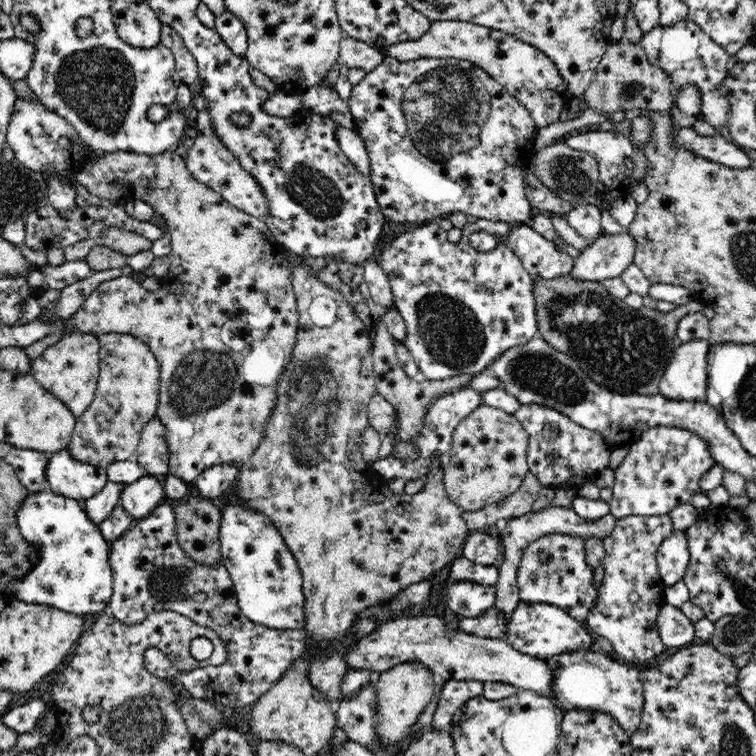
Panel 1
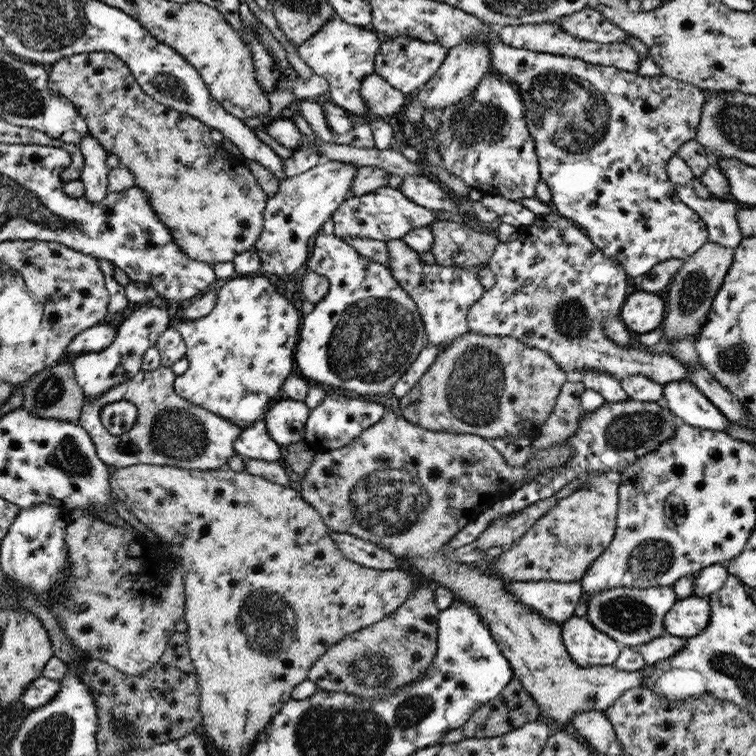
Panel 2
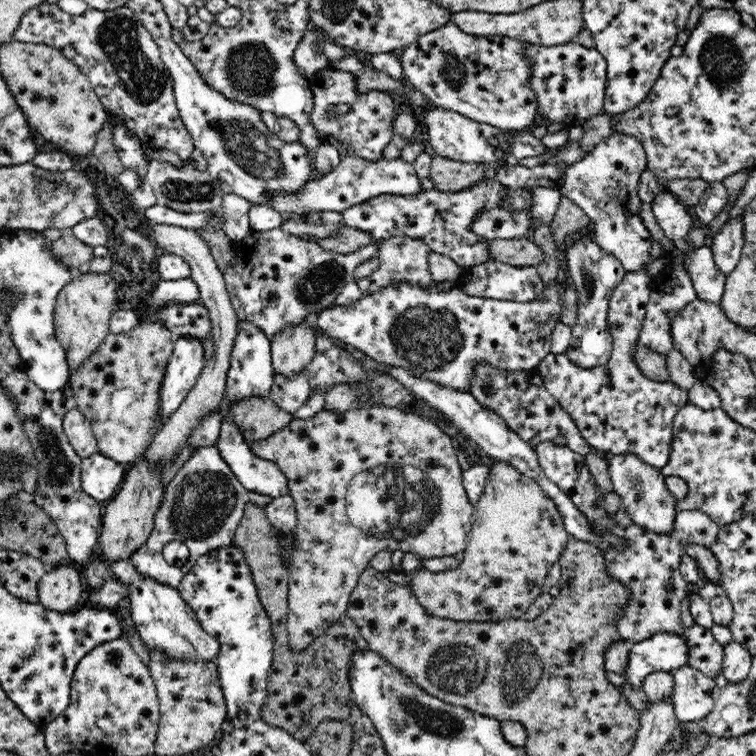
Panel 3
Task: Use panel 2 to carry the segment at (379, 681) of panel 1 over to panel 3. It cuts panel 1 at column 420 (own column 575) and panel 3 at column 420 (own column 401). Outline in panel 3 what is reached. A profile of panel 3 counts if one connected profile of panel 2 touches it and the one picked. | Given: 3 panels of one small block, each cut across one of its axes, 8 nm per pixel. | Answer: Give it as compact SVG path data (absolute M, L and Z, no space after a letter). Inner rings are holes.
M364 406L346 412L328 412L322 408L315 416L307 419L293 418L288 426L264 440L250 441L250 449L264 461L274 462L288 479L289 495L295 501L297 525L293 532L297 535L296 552L292 556L292 566L287 570L289 577L287 631L289 647L294 652L308 648L312 642L322 636L325 628L332 626L346 612L351 592L354 590L362 572L370 567L370 559L384 549L400 549L404 553L414 553L420 559L436 556L452 556L464 550L467 534L473 522L474 506L468 499L463 485L463 472L458 464L452 438L442 432L440 427L416 413L407 413L398 407Z

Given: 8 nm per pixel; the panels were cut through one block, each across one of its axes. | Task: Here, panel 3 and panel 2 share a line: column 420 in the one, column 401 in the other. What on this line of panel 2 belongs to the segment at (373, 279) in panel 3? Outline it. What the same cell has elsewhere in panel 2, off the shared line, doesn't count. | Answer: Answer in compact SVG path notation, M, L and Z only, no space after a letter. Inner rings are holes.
M402 239L388 240L386 244L391 256L388 268L399 285L414 299L425 326L427 344L438 346L441 350L448 348L454 340L469 331L468 311L484 294L485 288L480 284L478 275L481 265L458 268L423 264L419 253Z

